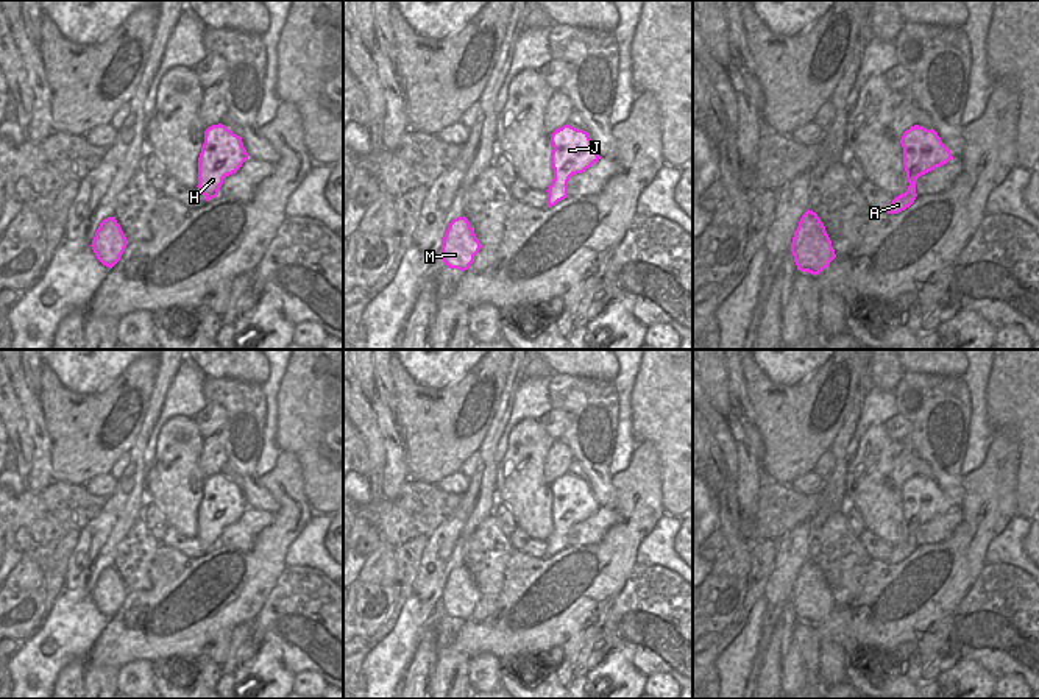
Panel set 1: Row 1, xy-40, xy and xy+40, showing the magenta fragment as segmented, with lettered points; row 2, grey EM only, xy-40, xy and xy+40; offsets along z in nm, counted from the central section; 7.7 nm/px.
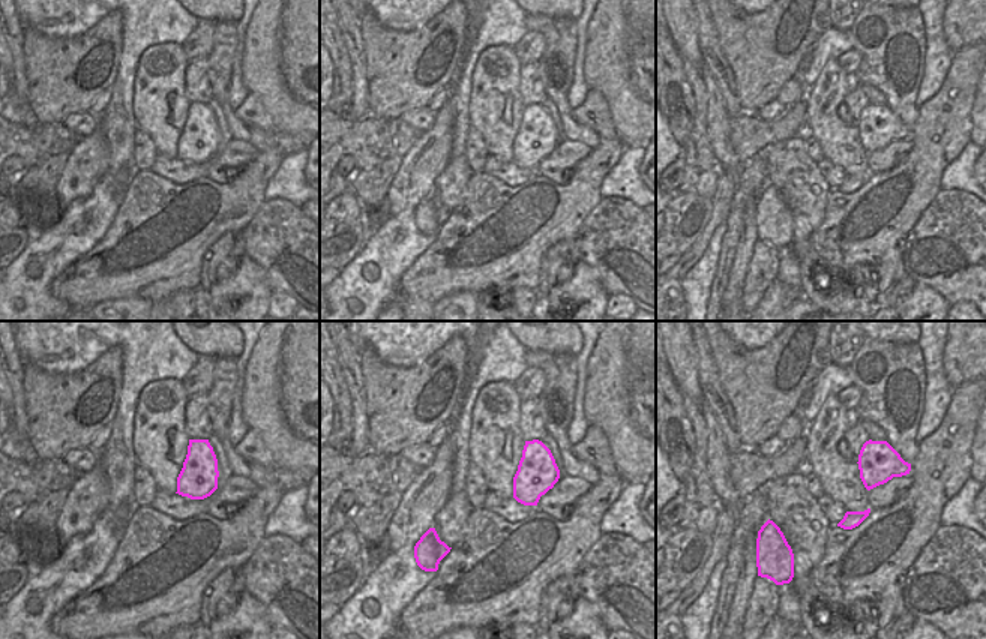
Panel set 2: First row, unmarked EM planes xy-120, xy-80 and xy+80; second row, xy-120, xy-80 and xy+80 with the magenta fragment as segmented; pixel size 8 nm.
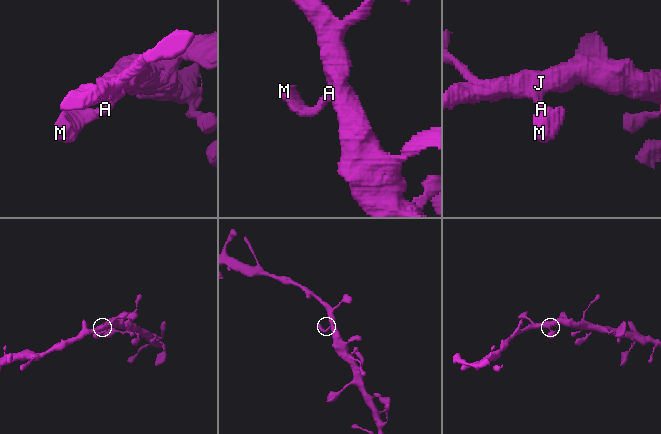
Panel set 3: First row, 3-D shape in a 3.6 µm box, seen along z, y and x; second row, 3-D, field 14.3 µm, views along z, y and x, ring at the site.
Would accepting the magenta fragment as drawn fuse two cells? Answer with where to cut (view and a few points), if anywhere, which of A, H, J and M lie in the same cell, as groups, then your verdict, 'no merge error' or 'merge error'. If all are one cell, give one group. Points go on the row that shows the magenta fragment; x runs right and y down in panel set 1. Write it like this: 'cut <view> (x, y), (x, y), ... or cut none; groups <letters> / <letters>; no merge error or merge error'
cut none; groups A H J M; no merge error

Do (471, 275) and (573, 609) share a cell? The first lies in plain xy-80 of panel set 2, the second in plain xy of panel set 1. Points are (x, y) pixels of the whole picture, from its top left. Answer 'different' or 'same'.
same

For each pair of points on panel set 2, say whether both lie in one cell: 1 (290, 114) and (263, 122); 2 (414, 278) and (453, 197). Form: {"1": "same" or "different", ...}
{"1": "different", "2": "different"}

